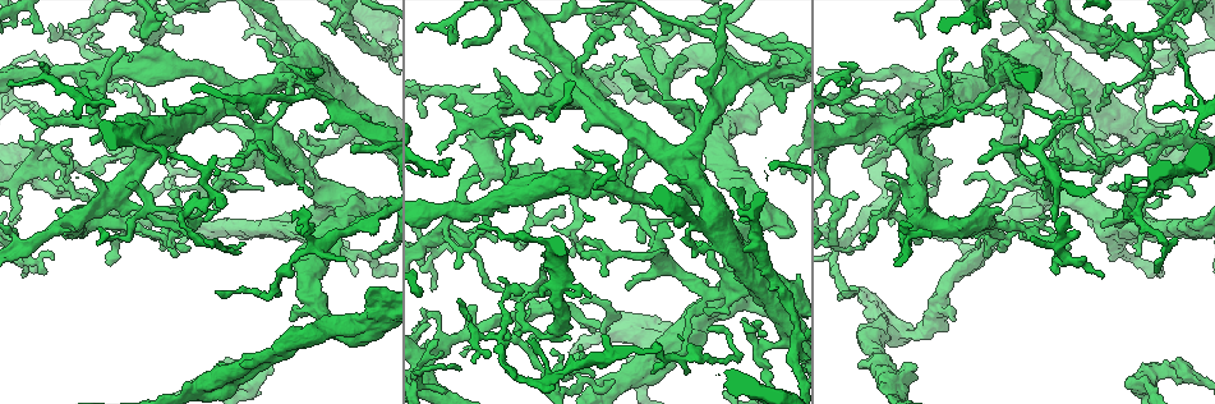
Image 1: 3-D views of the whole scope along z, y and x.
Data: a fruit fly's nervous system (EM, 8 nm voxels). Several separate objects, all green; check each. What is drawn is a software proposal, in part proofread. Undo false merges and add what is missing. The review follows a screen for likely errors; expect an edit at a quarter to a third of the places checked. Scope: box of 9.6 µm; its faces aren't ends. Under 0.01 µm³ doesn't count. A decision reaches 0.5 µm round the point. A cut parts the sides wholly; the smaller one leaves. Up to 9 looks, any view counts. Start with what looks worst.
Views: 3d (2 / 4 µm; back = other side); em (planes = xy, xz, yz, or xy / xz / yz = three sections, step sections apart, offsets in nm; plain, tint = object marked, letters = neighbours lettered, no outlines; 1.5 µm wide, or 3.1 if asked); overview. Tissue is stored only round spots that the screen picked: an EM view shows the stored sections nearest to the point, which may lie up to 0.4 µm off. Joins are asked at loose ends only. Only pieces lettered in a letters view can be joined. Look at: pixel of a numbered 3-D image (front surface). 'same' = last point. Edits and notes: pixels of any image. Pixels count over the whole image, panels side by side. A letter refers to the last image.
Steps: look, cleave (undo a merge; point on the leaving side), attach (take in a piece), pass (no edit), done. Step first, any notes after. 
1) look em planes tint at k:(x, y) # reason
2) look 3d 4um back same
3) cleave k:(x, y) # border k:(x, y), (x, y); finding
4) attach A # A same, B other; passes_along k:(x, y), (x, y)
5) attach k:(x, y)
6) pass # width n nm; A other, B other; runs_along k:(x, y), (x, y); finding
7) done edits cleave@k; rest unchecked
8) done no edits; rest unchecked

look em xz step 8 tint at 1:(133, 84) # tapers out

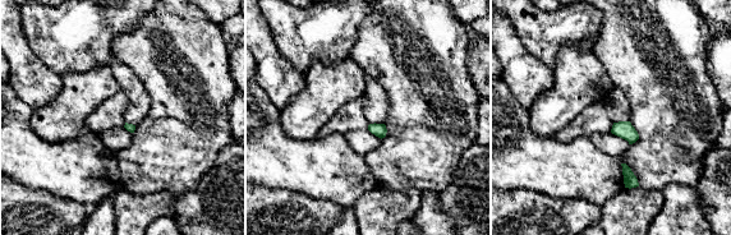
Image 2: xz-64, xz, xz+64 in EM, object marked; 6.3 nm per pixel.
look em xz step 8 letters same # see the neighbours

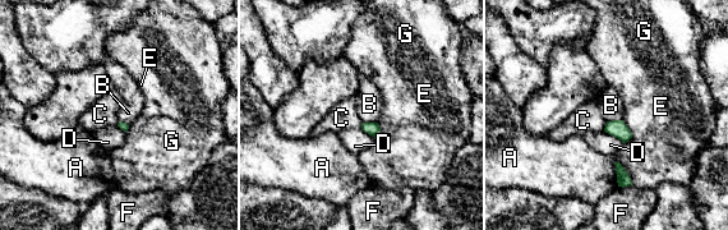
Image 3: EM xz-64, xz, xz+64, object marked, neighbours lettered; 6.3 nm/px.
pass # A other, B other, C other, D other, E other, F other, G other; border 3:(607, 122), (603, 129); no lettered piece goes on from it

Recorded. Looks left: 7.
look 3d 4um at 1:(43, 126) # branch stops here

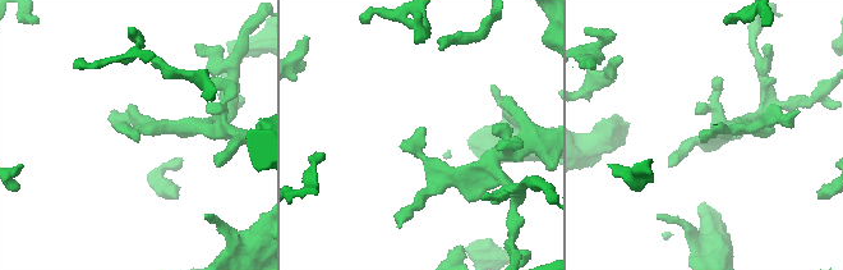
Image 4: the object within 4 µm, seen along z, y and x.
look em planes letters at 4:(702, 140)

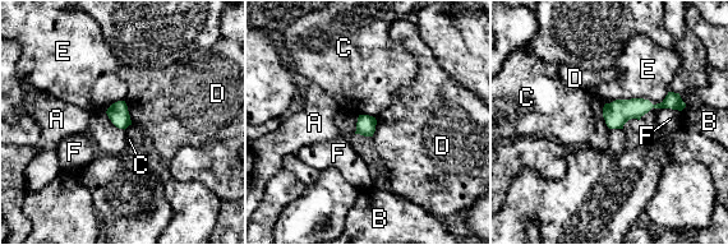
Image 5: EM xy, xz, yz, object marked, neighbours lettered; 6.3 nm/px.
pass # A other, B other, C other, D other, E other, F other; none of them fits

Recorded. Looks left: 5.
look em planes letters at 1:(639, 241) # an open end

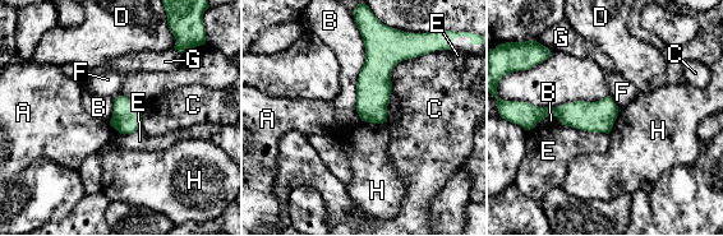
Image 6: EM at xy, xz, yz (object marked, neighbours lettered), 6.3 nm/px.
pass # width 190 nm; A other, B other, C other, D other, E other, F other, G other, H other; runs_along 6:(615, 109), (544, 111), (533, 120); none of them fits

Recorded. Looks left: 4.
look 3d 4um at 1:(911, 368)

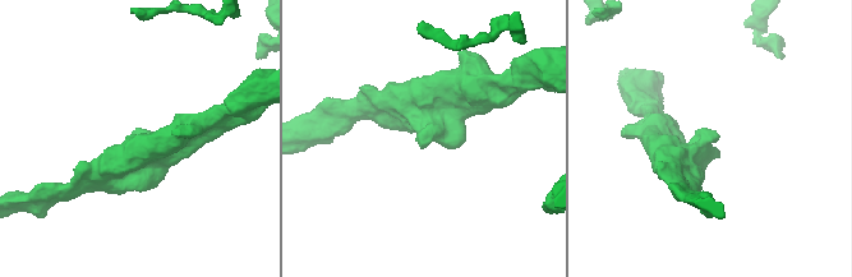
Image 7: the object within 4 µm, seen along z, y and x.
look em planes letters at 7:(711, 141)

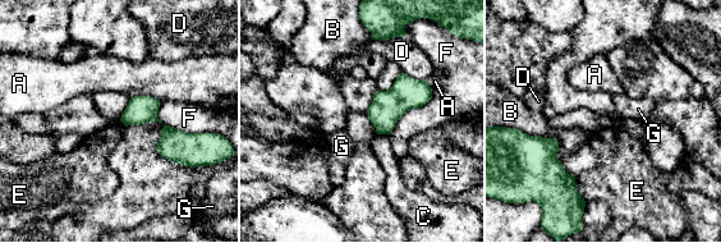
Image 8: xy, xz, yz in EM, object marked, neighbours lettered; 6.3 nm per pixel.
pass # A other, B other, C other, D other, E other, F other, G other; border 8:(574, 178), (577, 191), (586, 201); no lettered piece goes on from it

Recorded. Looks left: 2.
done no edits; rest unchecked

